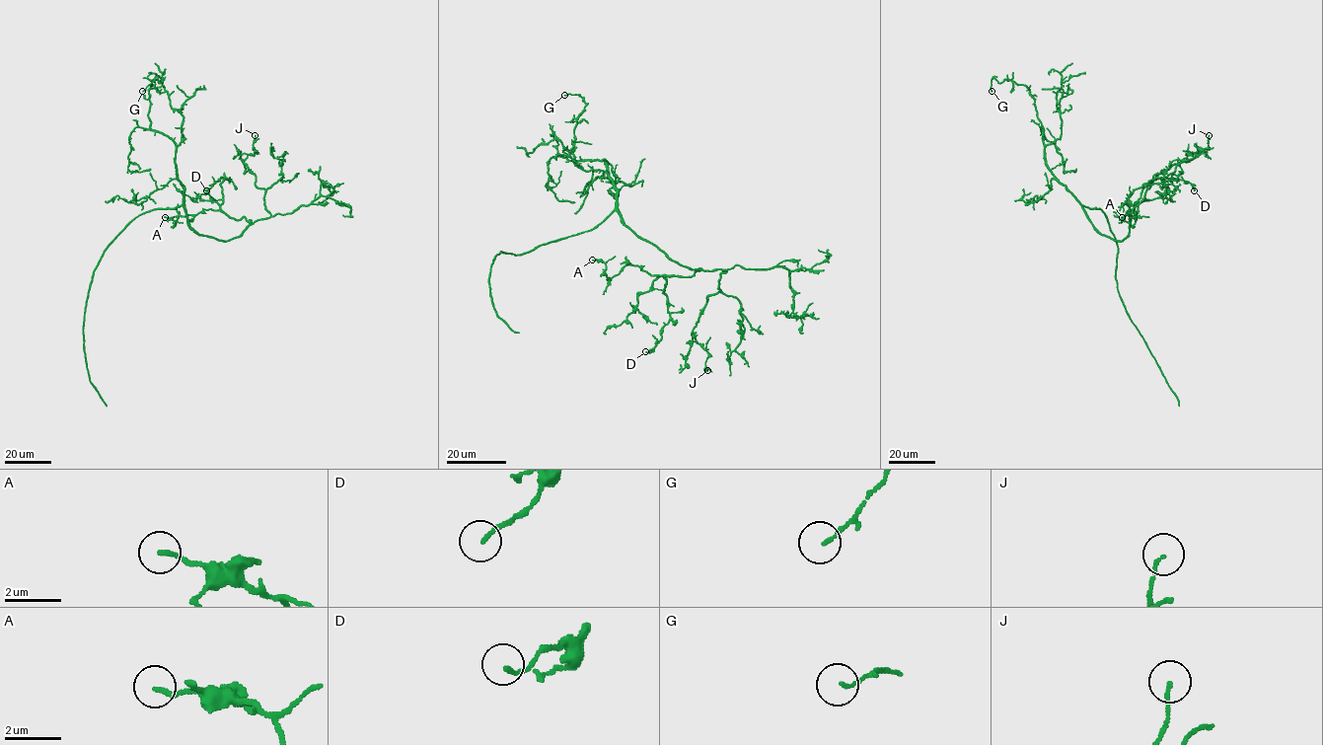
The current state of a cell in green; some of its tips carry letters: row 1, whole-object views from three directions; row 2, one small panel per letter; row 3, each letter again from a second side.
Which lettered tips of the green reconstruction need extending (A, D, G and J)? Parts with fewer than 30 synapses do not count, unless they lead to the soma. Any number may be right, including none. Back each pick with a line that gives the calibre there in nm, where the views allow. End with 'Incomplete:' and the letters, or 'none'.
Incomplete: none

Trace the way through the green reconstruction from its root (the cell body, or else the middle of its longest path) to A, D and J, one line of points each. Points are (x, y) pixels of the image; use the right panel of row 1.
A: (1088, 208), (1092, 225), (1120, 241), (1136, 220), (1126, 212), (1138, 216), (1133, 225), (1122, 217)
D: (1088, 208), (1082, 205), (1092, 225), (1122, 241), (1150, 181), (1174, 178), (1189, 182), (1194, 190)
J: (1088, 208), (1082, 205), (1092, 225), (1122, 241), (1129, 231), (1132, 210), (1153, 177), (1206, 149), (1209, 135)

